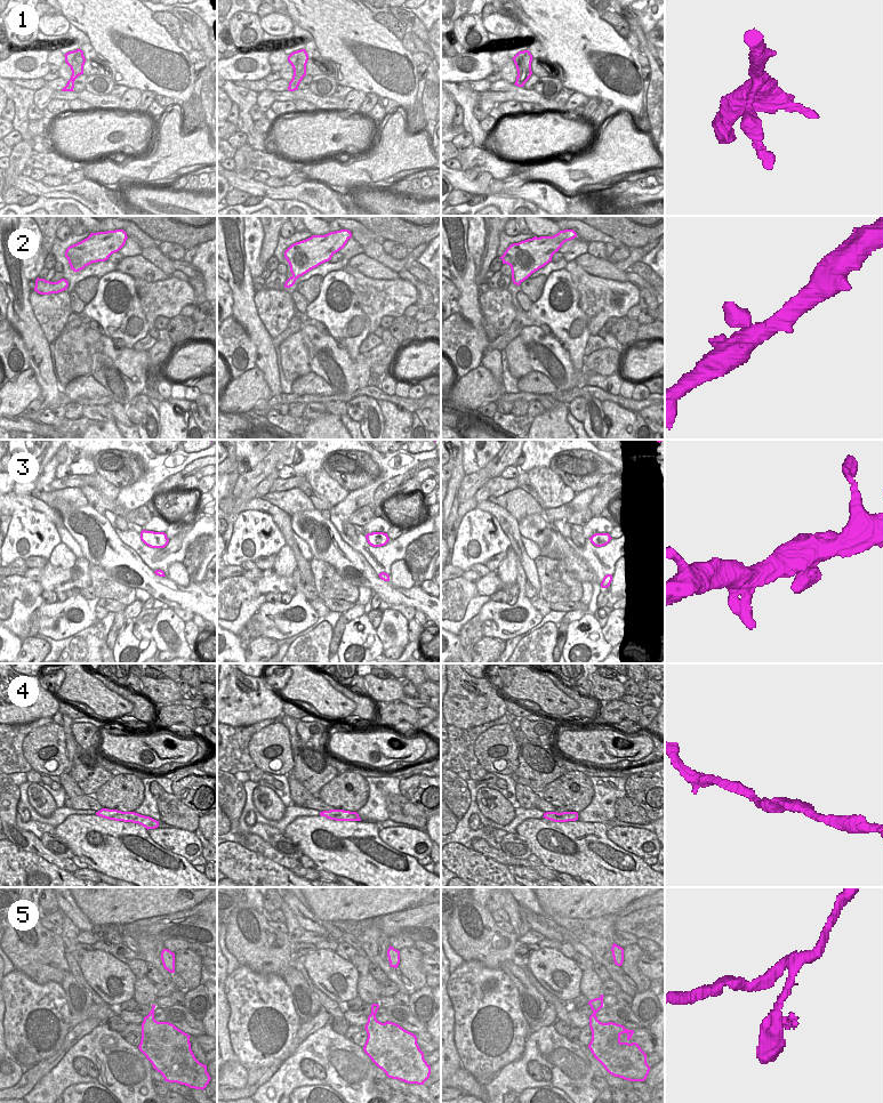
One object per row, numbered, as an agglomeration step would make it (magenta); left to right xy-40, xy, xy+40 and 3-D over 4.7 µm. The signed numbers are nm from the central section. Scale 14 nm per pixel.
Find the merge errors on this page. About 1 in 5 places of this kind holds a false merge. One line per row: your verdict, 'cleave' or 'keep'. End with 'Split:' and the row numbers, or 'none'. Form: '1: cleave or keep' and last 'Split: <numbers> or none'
1: keep
2: keep
3: keep
4: keep
5: keep
Split: none

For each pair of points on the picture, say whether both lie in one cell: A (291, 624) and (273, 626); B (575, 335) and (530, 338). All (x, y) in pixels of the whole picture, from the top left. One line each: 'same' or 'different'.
A: same
B: different

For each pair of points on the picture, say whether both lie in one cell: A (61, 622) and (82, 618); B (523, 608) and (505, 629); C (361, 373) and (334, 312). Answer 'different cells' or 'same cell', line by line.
A: same cell
B: same cell
C: different cells

